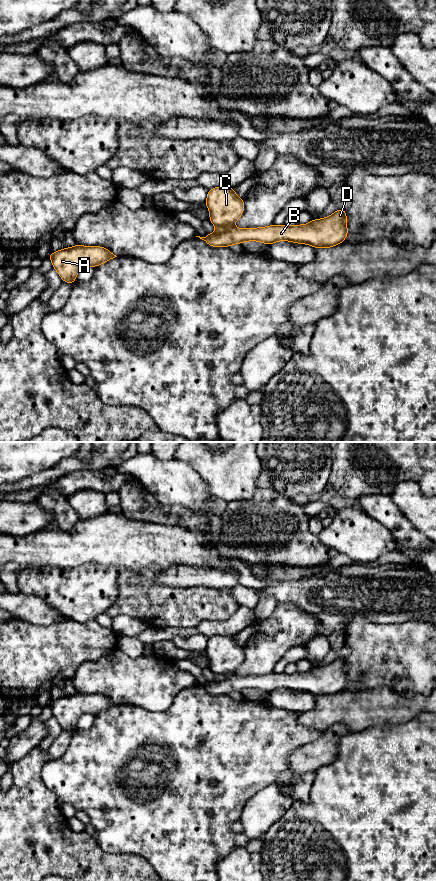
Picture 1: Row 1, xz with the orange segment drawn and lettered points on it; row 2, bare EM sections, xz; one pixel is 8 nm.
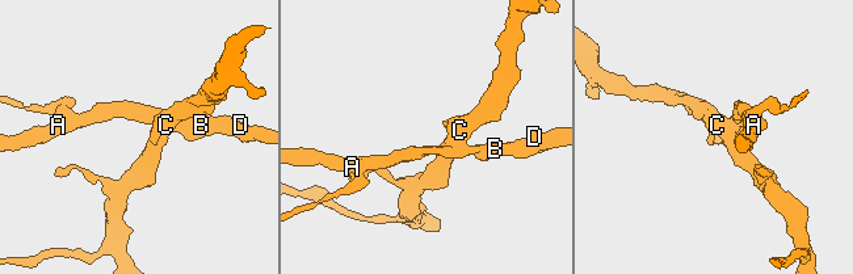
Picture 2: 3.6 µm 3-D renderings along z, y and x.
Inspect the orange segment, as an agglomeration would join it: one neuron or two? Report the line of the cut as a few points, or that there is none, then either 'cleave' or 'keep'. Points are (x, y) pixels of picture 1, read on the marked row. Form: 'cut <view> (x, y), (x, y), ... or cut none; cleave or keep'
cut xz (228, 226), (218, 229); cleave

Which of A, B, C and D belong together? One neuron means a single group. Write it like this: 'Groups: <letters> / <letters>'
Groups: A B D / C

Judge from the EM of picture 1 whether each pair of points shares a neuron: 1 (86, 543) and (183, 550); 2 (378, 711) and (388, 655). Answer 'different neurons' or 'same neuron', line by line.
1: same neuron
2: different neurons

